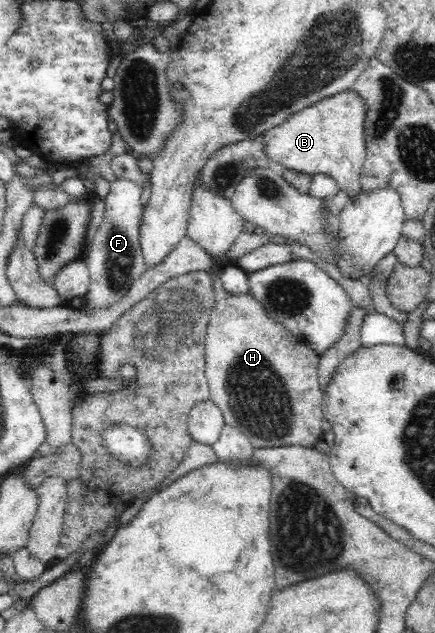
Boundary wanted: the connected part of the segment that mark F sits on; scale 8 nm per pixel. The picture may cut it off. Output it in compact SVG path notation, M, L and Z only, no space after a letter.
M114 179L110 183L110 190L105 198L103 220L90 246L85 247L88 256L83 261L90 273L90 284L86 294L88 304L82 308L85 314L106 310L112 304L118 304L145 271L145 257L142 256L139 237L144 208L140 202L140 194L142 185L128 179Z

